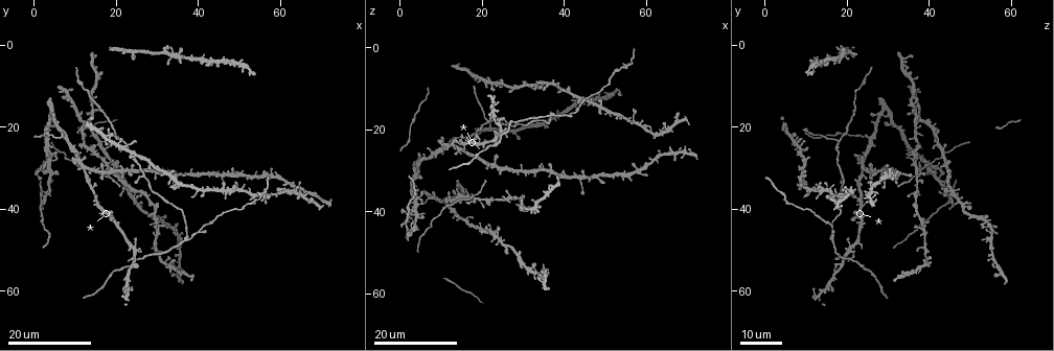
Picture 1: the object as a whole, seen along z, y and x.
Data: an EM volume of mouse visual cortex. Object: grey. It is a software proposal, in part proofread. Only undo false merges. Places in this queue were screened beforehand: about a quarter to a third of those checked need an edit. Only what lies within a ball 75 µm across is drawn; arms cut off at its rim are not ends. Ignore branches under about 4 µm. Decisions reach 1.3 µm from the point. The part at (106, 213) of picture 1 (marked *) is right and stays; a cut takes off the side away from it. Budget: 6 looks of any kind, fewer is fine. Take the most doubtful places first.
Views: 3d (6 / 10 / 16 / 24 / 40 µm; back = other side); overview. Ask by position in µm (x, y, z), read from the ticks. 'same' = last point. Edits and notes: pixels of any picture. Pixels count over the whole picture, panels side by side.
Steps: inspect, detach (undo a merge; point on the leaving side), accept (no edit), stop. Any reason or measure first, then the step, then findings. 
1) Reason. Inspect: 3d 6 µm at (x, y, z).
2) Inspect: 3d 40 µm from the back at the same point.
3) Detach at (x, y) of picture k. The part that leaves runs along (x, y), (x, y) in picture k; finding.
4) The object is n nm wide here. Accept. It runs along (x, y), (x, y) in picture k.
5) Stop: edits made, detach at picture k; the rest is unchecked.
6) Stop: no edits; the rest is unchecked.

Arms part here. Inspect: 3d 16 µm at (37.0, 46.5, 16.5).

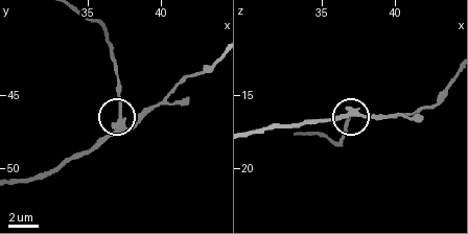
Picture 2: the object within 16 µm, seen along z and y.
Inspect: 3d 6 µm at (37.4, 47.0, 16.2).

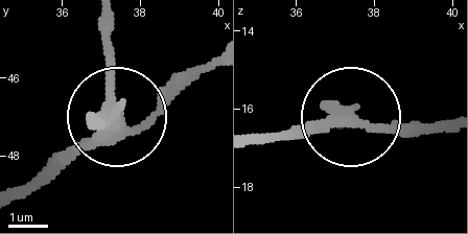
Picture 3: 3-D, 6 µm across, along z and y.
Inspect: 3d 6 µm from the back at (37.35, 46.95, 16.20).

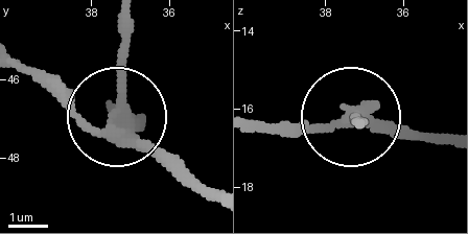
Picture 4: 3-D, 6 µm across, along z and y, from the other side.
The side arm is 34 µm long. Accept. It runs along (210, 201), (131, 127), (80, 124), (21, 68) in picture 4; all the same neuron.

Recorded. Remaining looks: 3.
Branch point. Inspect: 3d 16 µm at (25.0, 53.0, 21.0).

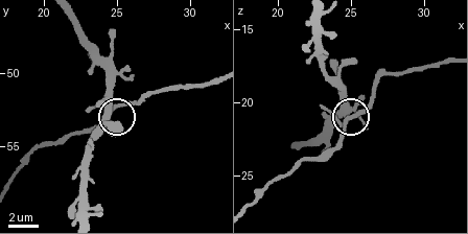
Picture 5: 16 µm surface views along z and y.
Inspect: 3d 10 µm at (25.0, 52.4, 21.2).

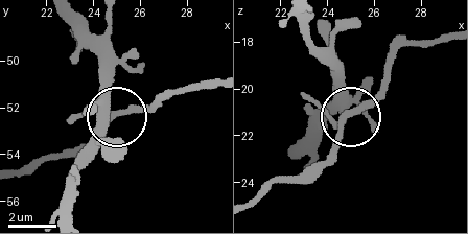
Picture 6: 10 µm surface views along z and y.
The side arm is 20 µm long. Accept. One neuron here.

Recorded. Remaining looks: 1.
Stop: no edits; the rest is unchecked.

